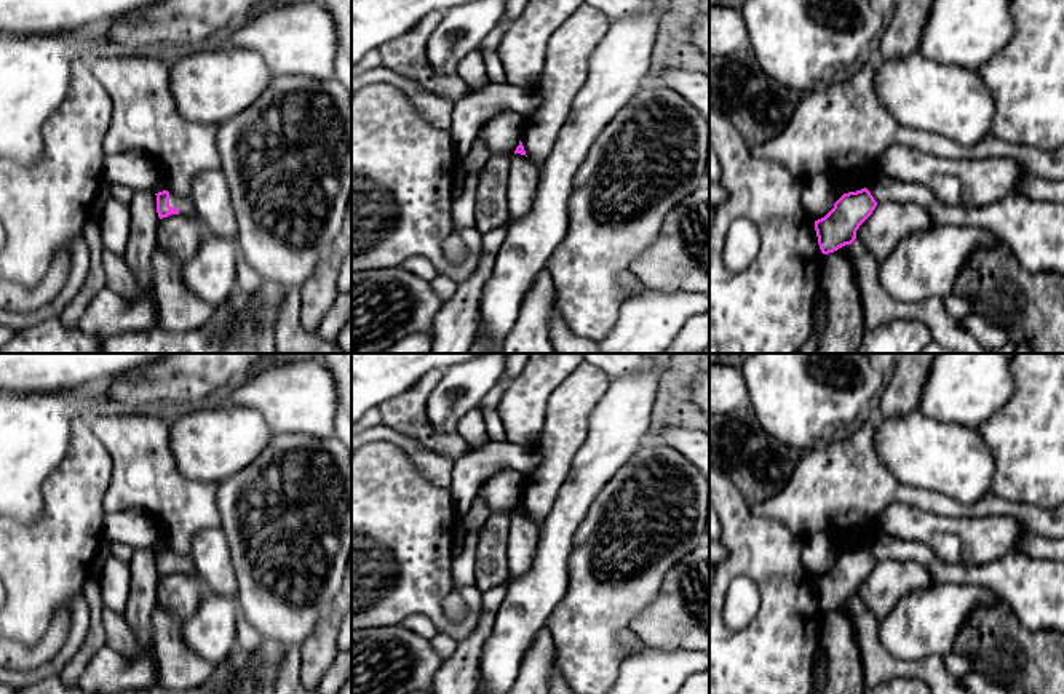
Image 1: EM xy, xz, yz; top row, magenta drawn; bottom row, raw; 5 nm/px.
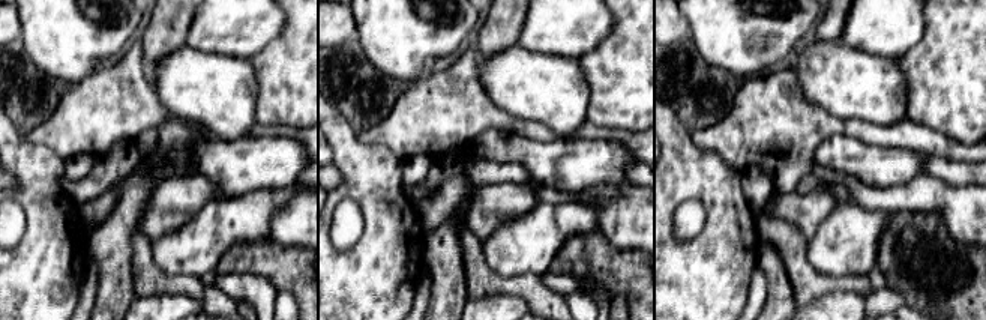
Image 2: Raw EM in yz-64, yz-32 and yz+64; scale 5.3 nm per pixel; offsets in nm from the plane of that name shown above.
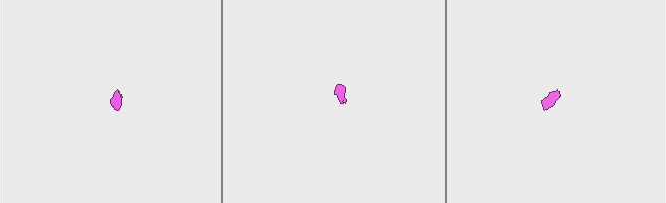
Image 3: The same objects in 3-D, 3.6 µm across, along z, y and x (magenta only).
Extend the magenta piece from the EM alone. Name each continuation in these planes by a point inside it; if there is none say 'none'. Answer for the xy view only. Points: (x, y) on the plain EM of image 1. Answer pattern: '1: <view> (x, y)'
1: xy (184, 563)

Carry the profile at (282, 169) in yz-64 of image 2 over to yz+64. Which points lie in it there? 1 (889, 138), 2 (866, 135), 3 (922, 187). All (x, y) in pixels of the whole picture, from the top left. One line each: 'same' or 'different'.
1: different
2: different
3: different

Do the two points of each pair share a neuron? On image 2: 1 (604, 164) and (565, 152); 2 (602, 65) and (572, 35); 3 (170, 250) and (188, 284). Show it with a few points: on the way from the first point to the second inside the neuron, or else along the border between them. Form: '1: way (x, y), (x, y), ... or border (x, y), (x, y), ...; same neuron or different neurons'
1: way (595, 163), (574, 161); same neuron
2: border (614, 26), (593, 48), (577, 59); different neurons
3: border (153, 256), (153, 262), (168, 274), (200, 277); different neurons

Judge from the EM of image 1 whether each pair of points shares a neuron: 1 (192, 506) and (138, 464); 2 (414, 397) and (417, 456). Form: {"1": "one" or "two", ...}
{"1": "one", "2": "two"}

